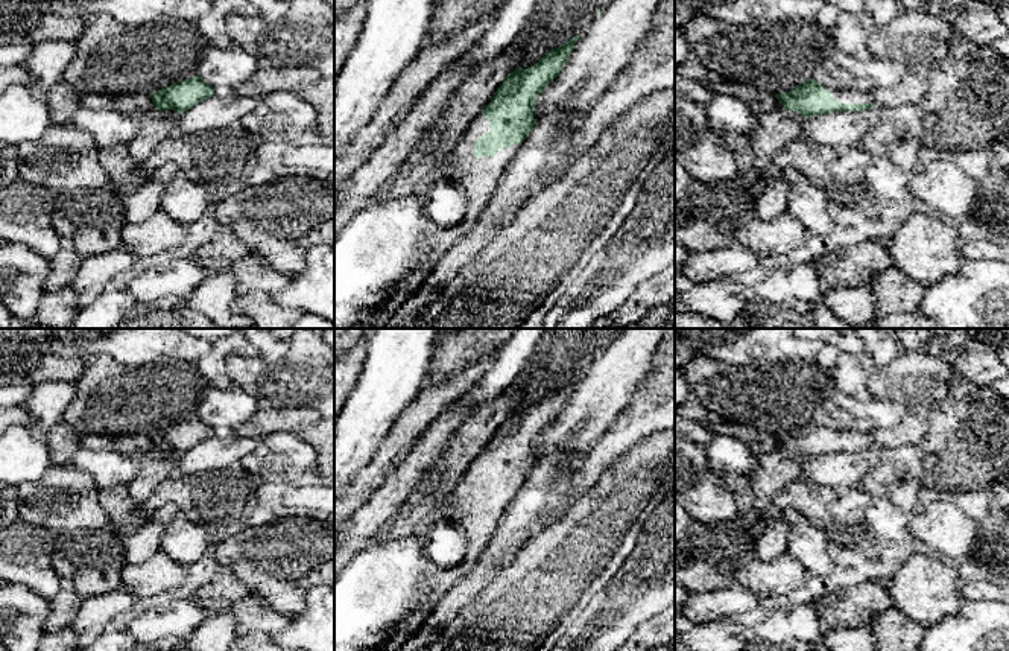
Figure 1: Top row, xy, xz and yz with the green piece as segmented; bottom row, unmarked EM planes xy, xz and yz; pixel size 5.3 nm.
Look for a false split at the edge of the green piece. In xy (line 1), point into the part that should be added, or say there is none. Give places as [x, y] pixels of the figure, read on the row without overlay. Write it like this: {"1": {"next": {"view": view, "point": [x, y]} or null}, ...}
{"1": {"next": null}}

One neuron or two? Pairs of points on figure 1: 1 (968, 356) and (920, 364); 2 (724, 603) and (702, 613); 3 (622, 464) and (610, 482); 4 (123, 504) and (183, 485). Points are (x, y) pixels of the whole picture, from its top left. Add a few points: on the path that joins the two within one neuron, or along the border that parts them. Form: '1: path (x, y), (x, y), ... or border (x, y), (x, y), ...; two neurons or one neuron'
1: border (924, 350), (942, 359), (956, 374); two neurons
2: path (719, 604), (707, 609); one neuron
3: path (620, 469), (614, 478); one neuron
4: border (142, 505), (149, 510); two neurons

